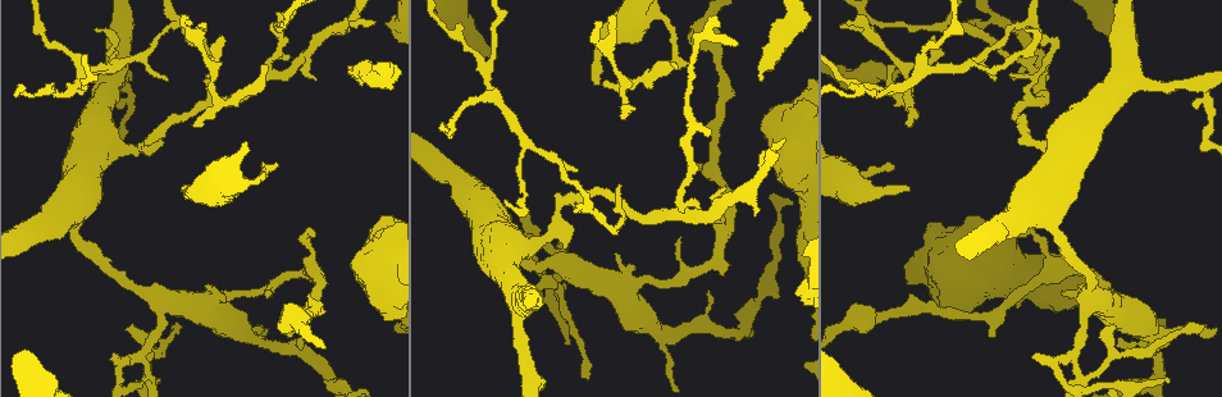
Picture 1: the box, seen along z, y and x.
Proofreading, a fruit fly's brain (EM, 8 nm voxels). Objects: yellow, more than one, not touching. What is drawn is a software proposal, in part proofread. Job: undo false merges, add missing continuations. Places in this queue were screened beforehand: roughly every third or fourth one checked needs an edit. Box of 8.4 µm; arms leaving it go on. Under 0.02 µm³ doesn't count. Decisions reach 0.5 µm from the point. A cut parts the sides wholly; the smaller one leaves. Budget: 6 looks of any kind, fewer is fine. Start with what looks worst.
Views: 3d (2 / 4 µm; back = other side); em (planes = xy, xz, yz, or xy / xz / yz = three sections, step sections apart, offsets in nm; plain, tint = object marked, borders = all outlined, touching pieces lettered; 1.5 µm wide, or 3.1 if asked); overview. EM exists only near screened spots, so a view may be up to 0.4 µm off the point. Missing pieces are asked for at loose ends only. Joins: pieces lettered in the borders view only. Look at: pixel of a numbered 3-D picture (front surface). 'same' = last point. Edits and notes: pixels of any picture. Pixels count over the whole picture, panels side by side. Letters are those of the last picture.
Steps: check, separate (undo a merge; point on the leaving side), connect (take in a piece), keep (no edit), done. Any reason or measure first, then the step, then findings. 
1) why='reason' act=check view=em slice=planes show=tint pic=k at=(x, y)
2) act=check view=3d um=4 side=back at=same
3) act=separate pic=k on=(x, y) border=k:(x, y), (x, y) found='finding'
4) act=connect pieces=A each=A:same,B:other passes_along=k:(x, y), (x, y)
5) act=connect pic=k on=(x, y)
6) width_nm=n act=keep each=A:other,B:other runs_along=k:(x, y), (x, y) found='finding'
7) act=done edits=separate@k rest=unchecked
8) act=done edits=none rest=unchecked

why='free end' act=check view=3d um=4 pic=1 at=(597, 83)

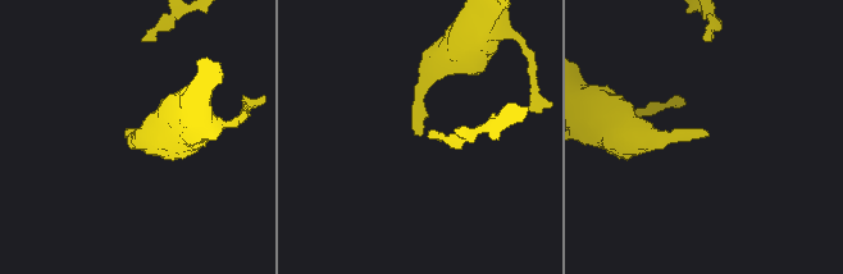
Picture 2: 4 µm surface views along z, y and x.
why='shape alone is not enough' act=check view=em slice=planes show=borders pic=2 at=(709, 134)

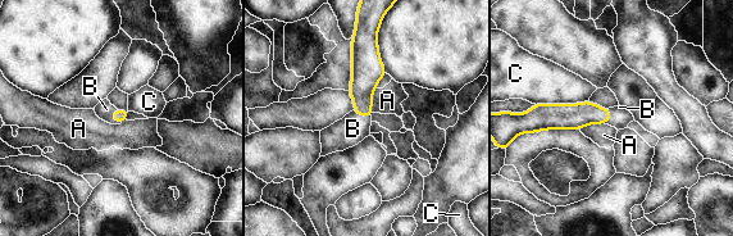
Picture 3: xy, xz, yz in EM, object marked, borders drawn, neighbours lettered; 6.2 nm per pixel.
longest_contact=C:340nm act=connect pieces=B each=A:other,B:same,C:other found='the cell continues'

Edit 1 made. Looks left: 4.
why='side arm on a straight run' act=check view=em slice=planes show=borders pic=1 at=(676, 210)

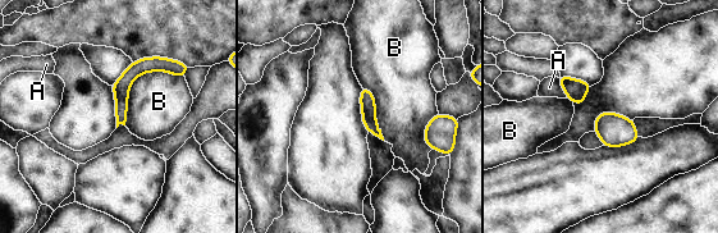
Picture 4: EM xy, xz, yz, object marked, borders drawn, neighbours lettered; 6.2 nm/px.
width_nm=80 longest_contact=B:480nm act=keep each=A:other,B:other found='continuous, no second cell'

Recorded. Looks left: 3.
why='branch stops here' act=check view=em slice=planes show=borders pic=1 at=(601, 22)

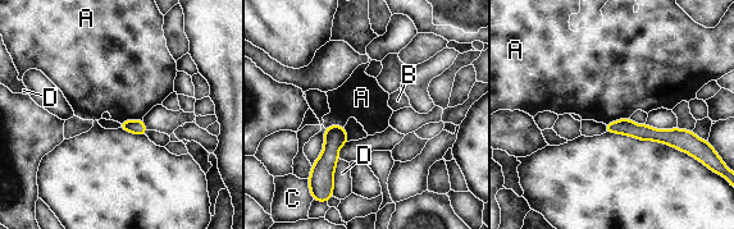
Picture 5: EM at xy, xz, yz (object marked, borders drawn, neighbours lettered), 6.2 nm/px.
act=keep each=A:other,B:other,C:other,D:other found='no lettered piece goes on from it'

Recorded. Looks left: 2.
act=done edits=connect@3 rest=unchecked

